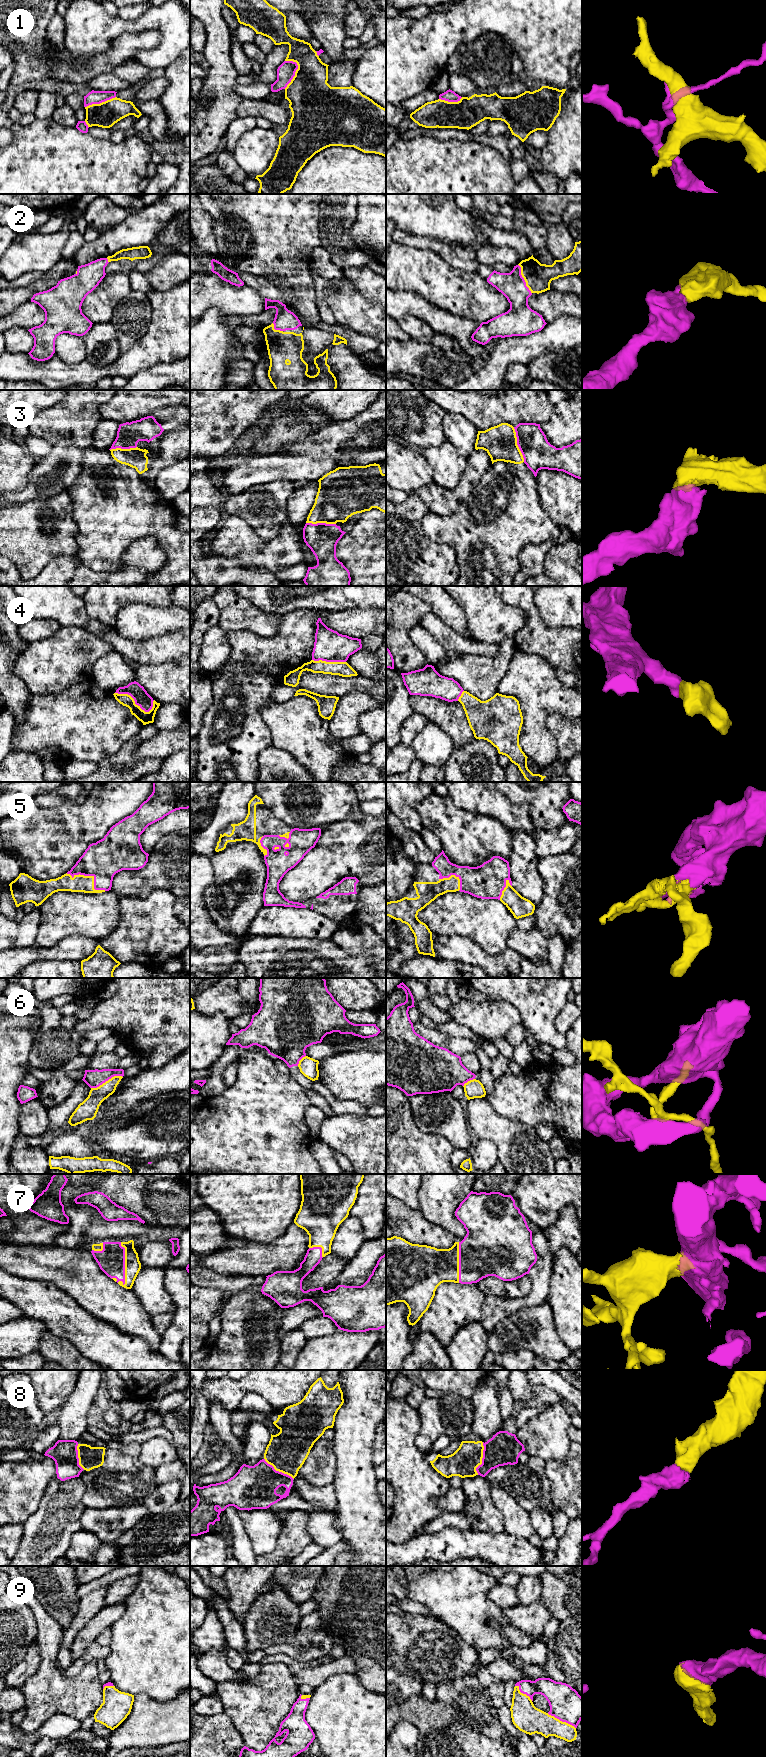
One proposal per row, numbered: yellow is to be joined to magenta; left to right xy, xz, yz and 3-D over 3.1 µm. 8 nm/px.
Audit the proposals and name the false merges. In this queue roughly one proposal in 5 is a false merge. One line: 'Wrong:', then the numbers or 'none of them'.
Wrong: 1, 4, 6

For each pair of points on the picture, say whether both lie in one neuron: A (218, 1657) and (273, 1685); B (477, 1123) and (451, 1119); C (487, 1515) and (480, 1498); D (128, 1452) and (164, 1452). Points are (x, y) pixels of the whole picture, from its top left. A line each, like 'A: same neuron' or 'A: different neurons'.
A: different neurons
B: different neurons
C: same neuron
D: different neurons

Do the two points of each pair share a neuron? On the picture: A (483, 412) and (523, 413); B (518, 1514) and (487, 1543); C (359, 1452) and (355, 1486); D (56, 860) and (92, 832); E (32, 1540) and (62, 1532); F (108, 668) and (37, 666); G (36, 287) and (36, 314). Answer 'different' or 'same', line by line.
A: same
B: different
C: same
D: same
E: same
F: different
G: different

